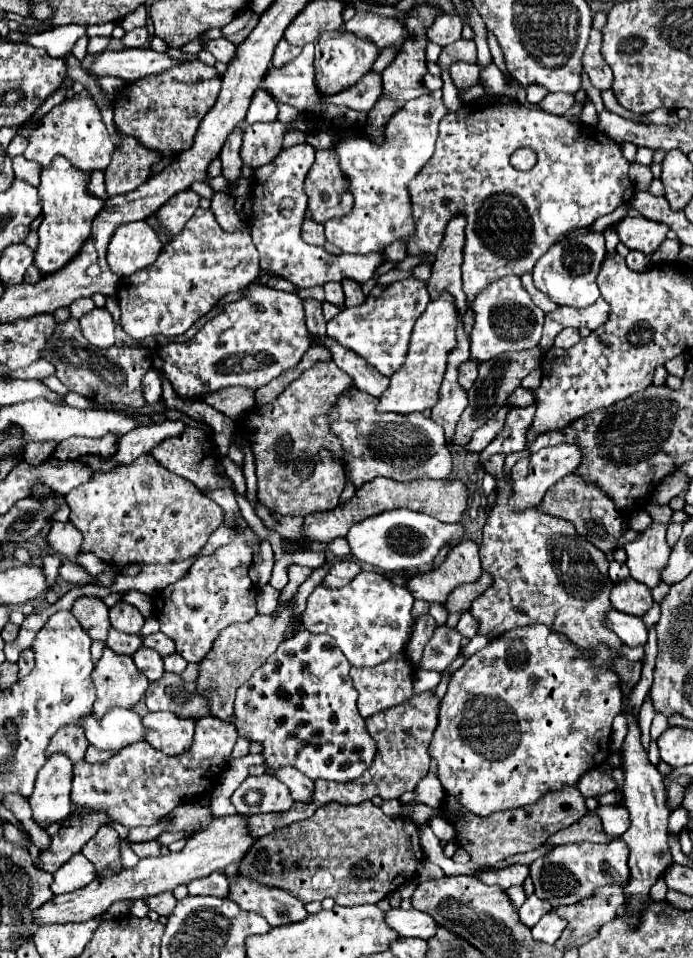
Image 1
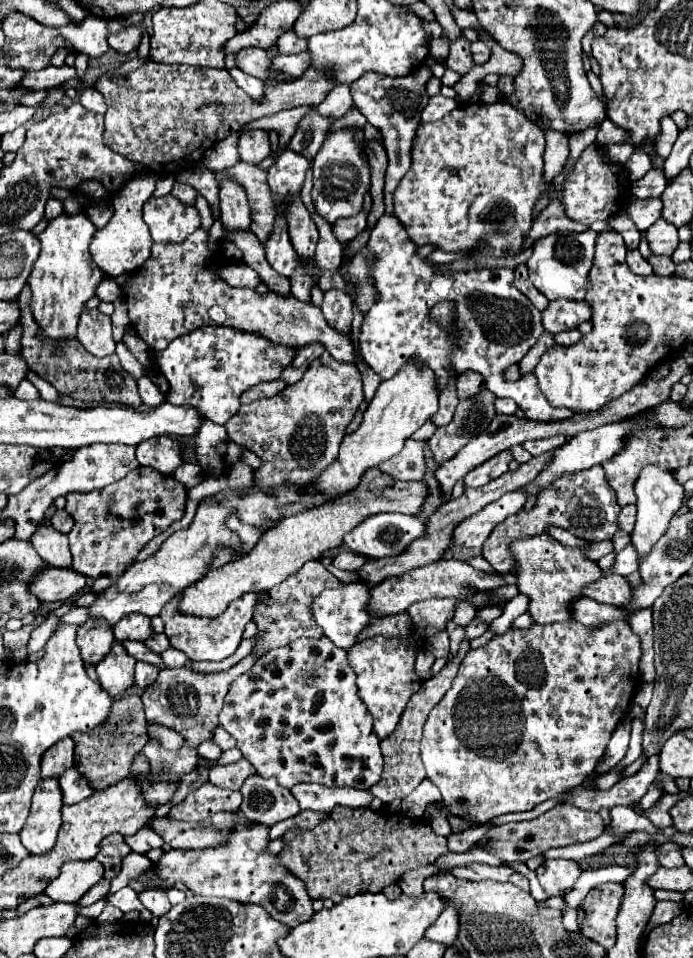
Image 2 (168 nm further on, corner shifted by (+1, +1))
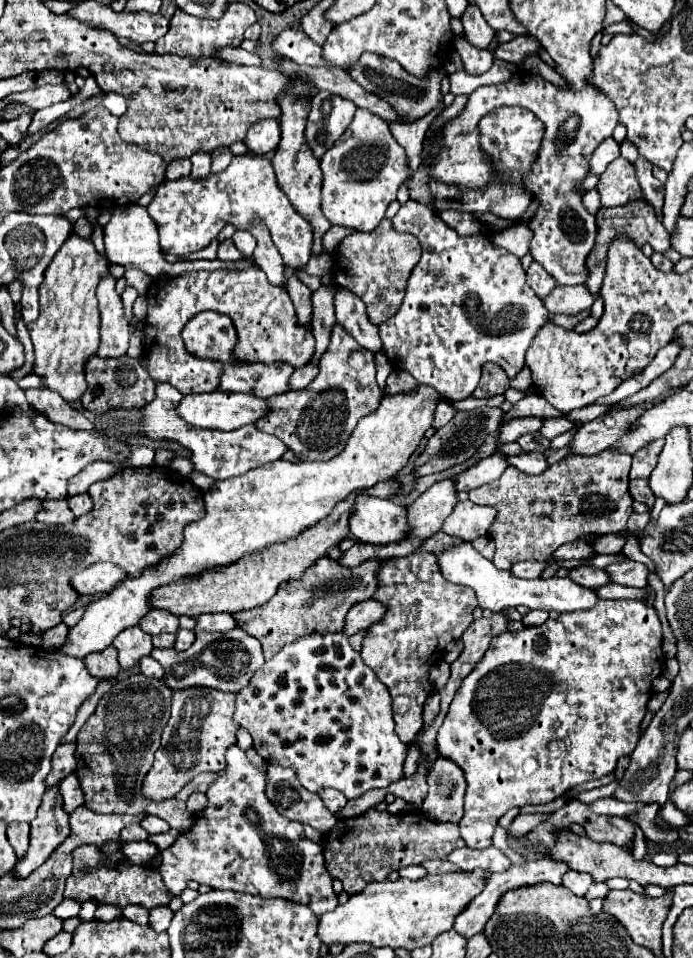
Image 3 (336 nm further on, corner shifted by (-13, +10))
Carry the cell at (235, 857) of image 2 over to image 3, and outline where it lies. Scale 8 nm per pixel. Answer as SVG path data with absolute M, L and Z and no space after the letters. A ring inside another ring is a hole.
M237 743L227 749L225 779L217 779L207 797L209 805L195 817L193 829L161 851L159 873L171 895L181 895L187 881L197 881L211 889L289 899L307 905L317 917L337 907L321 845L303 835L301 823L279 817L265 797L265 771L255 769Z

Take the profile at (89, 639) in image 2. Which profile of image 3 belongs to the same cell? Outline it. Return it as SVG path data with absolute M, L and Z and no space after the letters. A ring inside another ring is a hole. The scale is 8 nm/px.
M107 647L99 653L89 653L85 657L85 665L89 669L91 675L99 677L99 679L107 679L107 677L115 677L119 673L119 661L117 661L117 653L113 647Z

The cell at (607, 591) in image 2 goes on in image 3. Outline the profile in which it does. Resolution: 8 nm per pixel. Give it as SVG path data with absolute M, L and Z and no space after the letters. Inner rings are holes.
M577 567L569 573L569 577L583 587L587 585L589 589L599 589L599 587L611 583L611 577L605 569L593 569L593 567Z

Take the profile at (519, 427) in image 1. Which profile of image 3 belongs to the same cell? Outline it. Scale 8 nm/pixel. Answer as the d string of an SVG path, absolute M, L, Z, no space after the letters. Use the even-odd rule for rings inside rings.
M495 453L487 459L481 459L475 467L467 469L467 473L459 473L457 477L457 491L471 491L485 483L499 479L499 475L509 467L505 453Z

